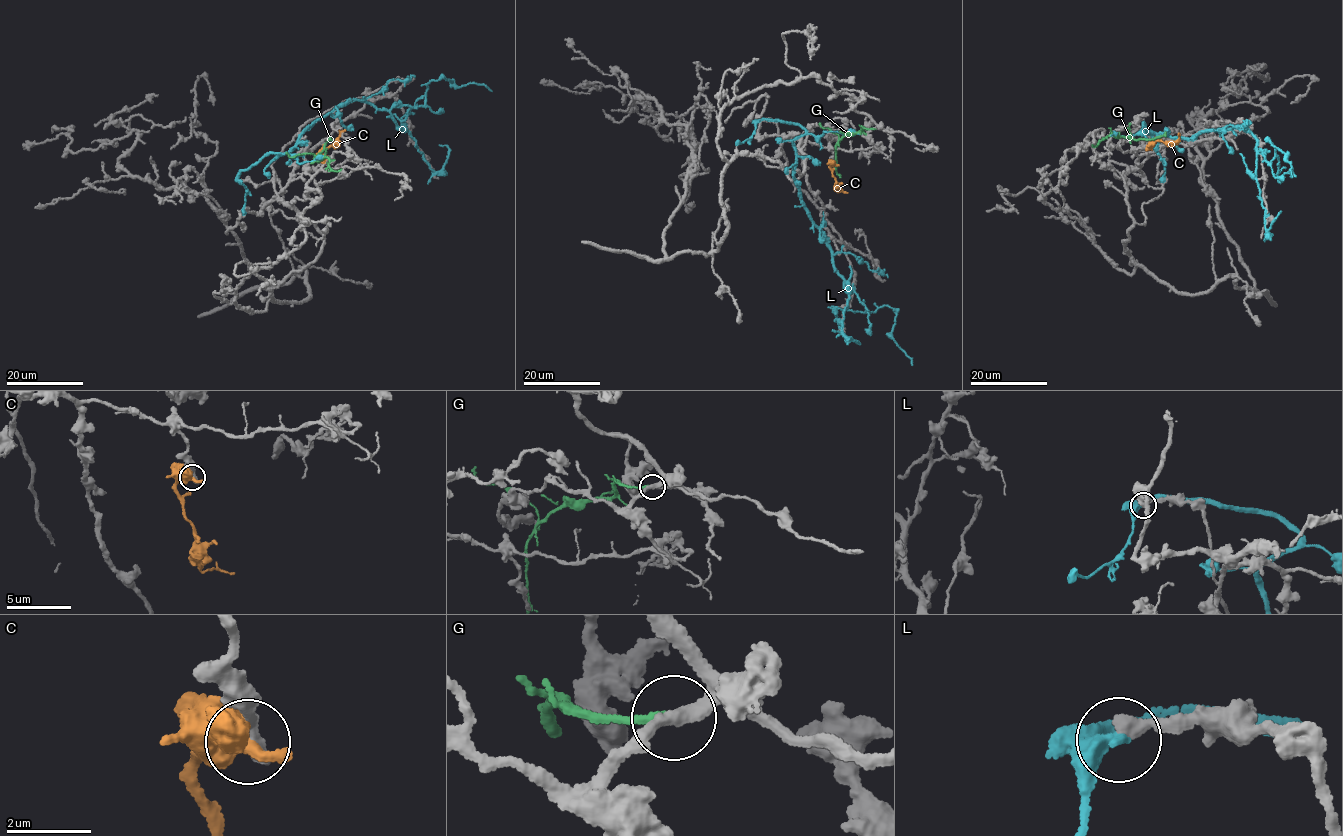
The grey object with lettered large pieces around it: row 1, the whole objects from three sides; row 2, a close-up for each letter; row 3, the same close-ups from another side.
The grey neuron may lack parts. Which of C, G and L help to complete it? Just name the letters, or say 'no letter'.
no letter

